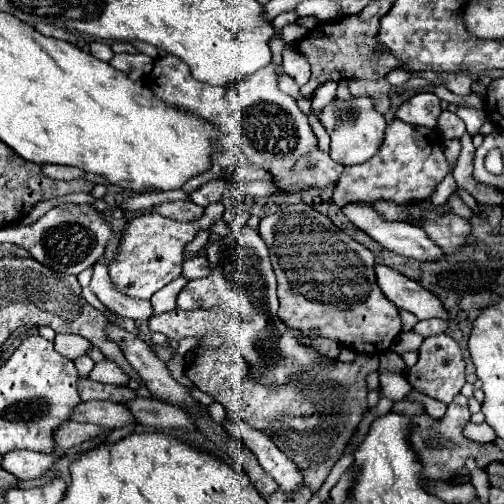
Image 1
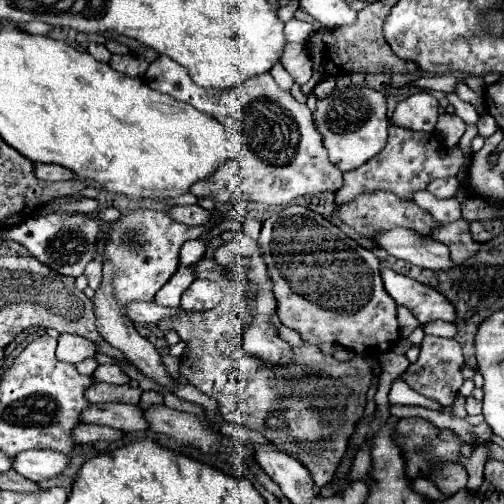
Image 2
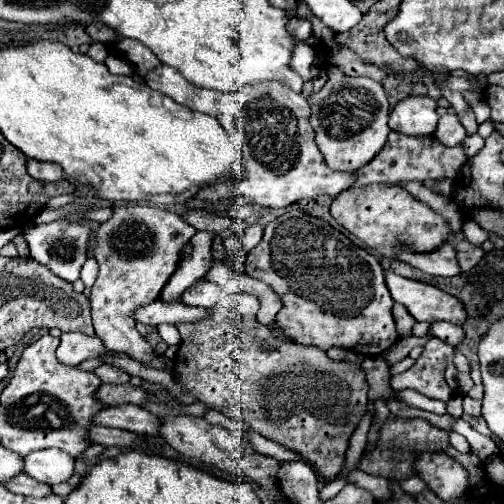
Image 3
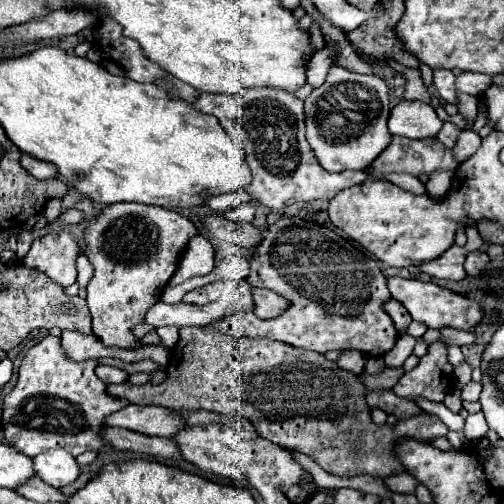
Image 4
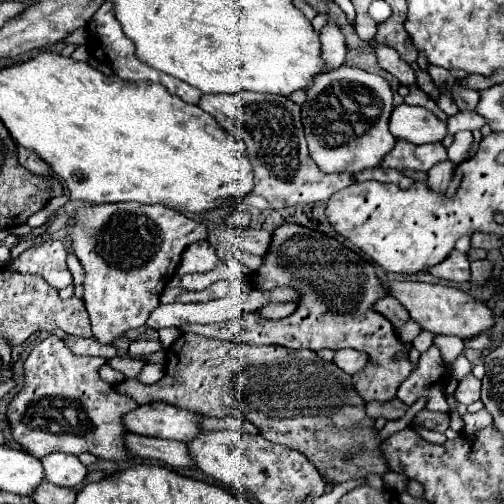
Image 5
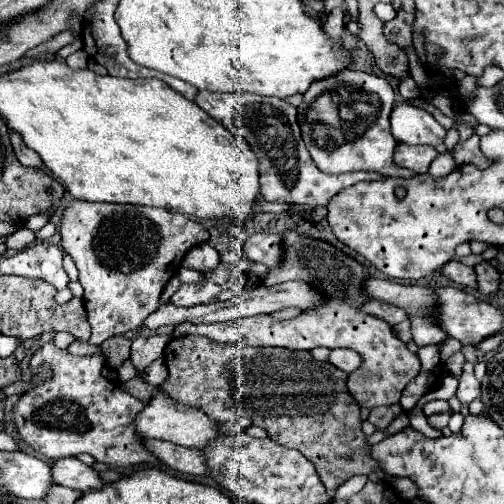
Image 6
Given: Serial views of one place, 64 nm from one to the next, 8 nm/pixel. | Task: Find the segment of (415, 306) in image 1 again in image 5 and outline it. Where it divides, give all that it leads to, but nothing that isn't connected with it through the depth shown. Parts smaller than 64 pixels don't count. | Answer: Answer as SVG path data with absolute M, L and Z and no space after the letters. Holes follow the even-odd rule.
M392 280L390 284L392 296L410 312L412 320L416 320L424 330L436 334L454 334L458 338L470 338L492 326L492 312L484 302L474 300L466 292L458 288L448 288L442 284L428 282L408 282L408 280Z

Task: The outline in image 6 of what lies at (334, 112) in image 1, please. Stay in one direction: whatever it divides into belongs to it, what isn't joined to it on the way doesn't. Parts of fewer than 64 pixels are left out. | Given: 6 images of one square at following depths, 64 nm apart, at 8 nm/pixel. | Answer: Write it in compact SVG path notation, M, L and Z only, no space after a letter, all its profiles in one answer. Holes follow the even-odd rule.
M346 68L334 76L314 80L312 86L304 92L304 102L298 106L298 120L300 120L300 128L302 128L302 138L306 142L306 148L312 156L312 160L316 162L316 166L326 174L376 170L389 177L410 178L415 176L416 173L412 170L392 164L392 154L396 148L396 140L390 134L392 108L394 108L394 90L386 78L380 78L376 74L366 74L366 72ZM336 96L340 96L340 98L336 98ZM338 100L340 100L340 106L332 104ZM330 112L340 112L338 120L336 120L336 116L330 118ZM316 126L336 128L338 134L336 136L326 134L326 144L320 146L314 136Z

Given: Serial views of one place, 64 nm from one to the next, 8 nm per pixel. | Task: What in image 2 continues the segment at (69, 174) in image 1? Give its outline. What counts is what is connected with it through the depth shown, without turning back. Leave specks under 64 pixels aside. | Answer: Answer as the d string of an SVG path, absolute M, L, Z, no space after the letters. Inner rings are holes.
M34 164L36 166L36 176L46 182L56 182L56 180L72 180L76 174L64 166L58 164Z

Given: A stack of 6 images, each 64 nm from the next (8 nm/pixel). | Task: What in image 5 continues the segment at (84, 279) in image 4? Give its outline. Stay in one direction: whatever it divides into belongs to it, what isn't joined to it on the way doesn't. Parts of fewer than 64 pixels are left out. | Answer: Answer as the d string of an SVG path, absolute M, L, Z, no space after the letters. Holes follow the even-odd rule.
M74 254L68 256L68 268L70 268L72 276L74 276L74 284L80 284L82 286L82 282L84 282L84 268L82 268L80 260Z

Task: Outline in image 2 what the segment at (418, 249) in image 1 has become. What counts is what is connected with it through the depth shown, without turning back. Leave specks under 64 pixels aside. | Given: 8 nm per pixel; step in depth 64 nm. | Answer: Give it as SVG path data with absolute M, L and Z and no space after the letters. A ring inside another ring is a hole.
M390 228L386 232L374 234L376 244L382 246L390 256L402 258L414 266L422 268L450 268L450 252L442 242L422 236L410 228Z

